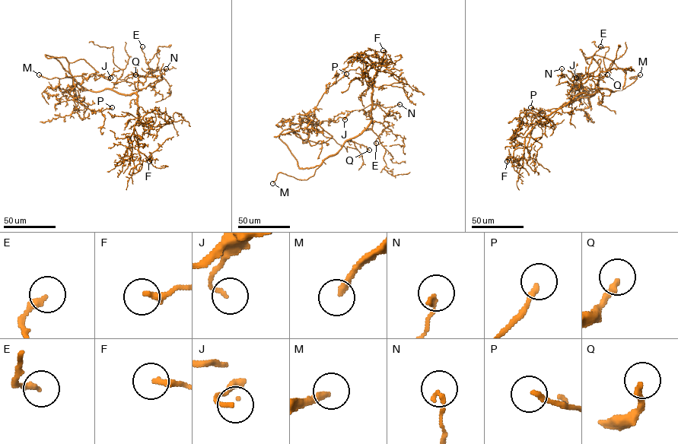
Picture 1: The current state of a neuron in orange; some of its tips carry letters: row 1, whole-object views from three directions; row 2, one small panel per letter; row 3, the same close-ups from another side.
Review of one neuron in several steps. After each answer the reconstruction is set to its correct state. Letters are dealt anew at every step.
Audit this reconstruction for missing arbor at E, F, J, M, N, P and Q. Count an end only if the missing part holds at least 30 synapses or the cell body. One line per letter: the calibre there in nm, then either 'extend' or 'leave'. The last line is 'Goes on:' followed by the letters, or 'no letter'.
E: calibre 260 nm; leave
F: calibre 260 nm; leave
J: calibre 140 nm; leave
M: calibre 260 nm; extend
N: calibre 180 nm; leave
P: calibre 200 nm; leave
Q: calibre 240 nm; extend
Goes on: M, Q

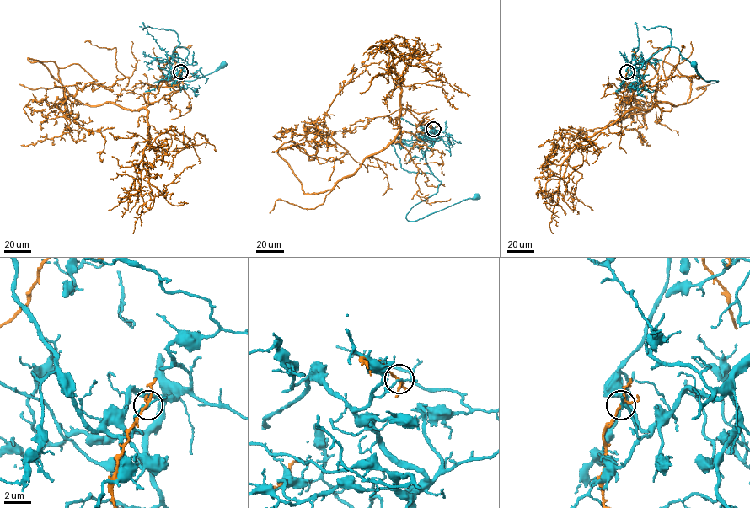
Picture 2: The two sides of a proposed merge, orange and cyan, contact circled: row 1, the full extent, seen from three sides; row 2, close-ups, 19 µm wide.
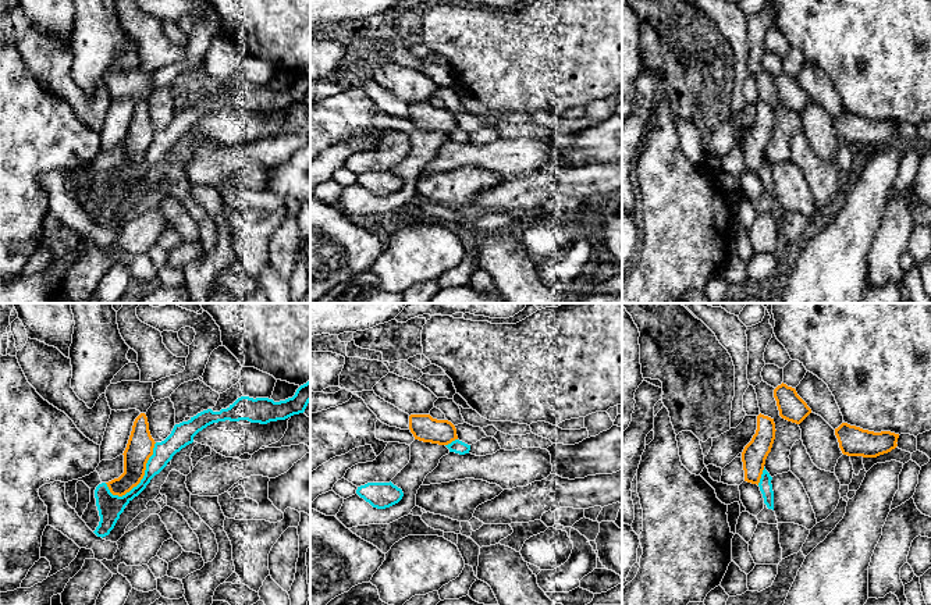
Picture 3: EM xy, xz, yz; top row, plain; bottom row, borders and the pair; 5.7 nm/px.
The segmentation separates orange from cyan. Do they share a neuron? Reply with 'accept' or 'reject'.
reject

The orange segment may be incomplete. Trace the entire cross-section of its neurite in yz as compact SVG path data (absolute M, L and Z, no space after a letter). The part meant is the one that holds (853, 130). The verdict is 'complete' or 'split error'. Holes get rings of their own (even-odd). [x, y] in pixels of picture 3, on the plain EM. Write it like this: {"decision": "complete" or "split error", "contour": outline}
{"decision": "complete", "contour": "M848 111L835 117L835 124L843 143L877 146L898 135L899 122L891 120L874 121Z"}

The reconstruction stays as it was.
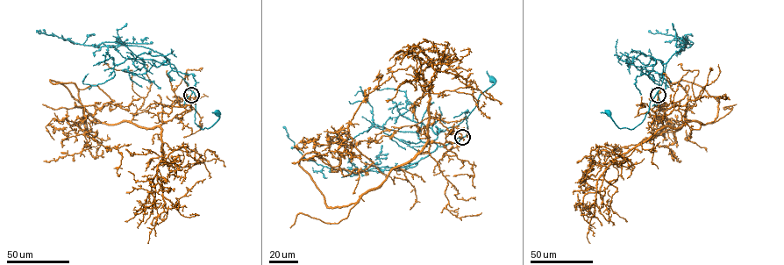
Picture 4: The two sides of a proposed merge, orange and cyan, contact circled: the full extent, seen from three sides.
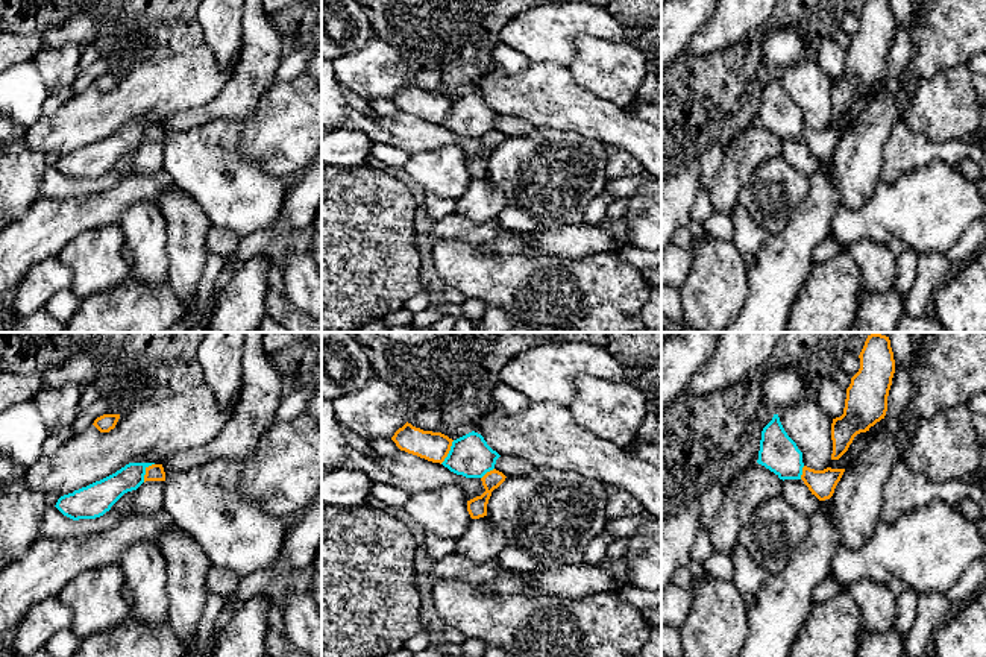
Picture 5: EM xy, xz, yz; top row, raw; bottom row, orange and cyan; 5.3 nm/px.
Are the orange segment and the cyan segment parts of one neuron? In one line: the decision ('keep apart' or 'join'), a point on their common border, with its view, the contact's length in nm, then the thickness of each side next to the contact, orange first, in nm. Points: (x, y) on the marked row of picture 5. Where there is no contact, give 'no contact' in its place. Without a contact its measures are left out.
keep apart; meets orange in xz at (448, 452); contact 150 nm long; 160 nm thick on the orange side, 220 nm on the other

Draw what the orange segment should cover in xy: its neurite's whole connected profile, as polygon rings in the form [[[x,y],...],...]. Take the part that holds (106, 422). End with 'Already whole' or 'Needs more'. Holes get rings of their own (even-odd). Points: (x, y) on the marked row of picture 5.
[[[103,414],[103,416],[97,417],[93,425],[100,432],[109,432],[111,429],[115,428],[118,419],[120,419],[120,414]]]. Already whole

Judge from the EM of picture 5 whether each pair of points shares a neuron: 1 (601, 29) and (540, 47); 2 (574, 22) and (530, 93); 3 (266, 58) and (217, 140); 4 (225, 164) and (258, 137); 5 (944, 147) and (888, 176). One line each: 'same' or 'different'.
1: same
2: different
3: different
4: different
5: same

